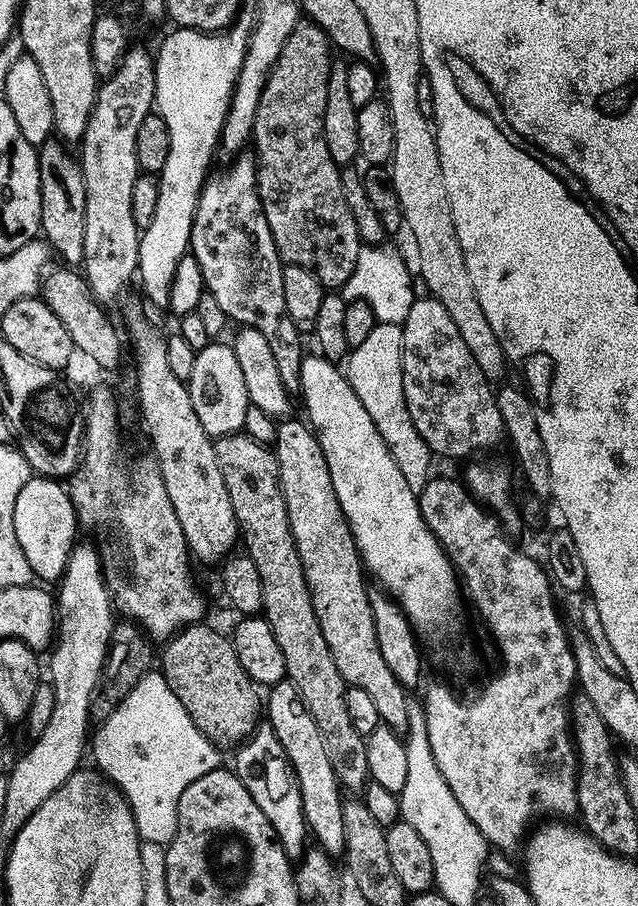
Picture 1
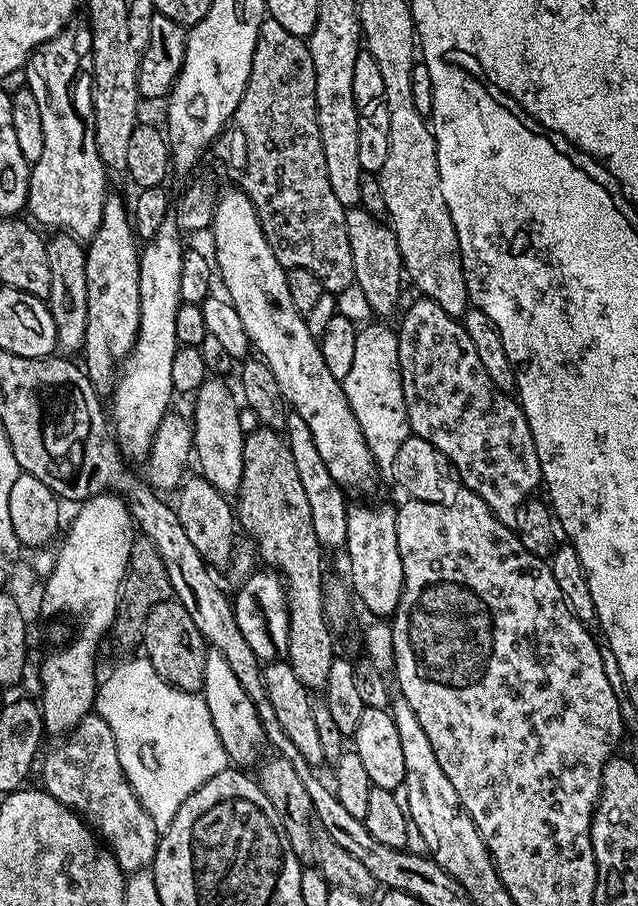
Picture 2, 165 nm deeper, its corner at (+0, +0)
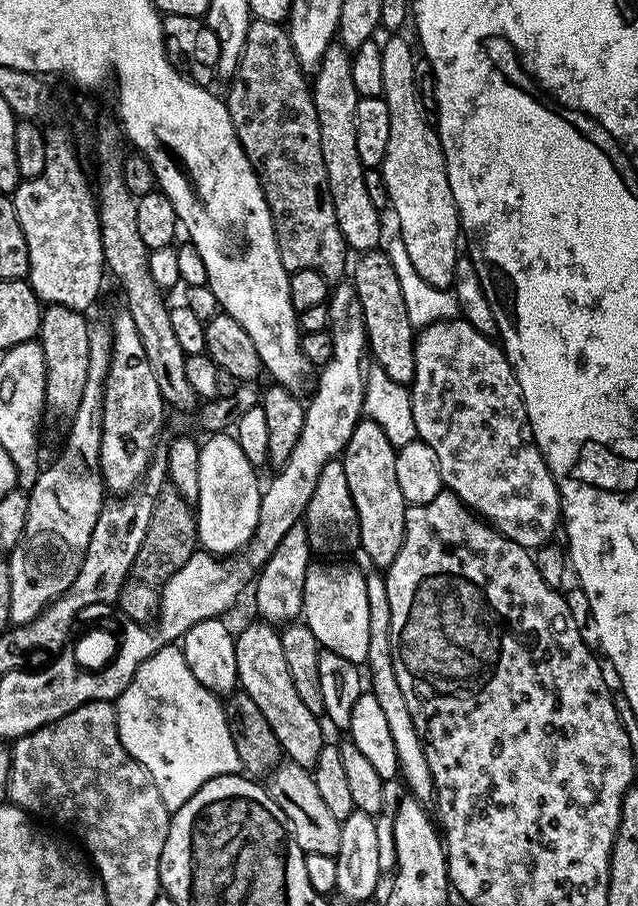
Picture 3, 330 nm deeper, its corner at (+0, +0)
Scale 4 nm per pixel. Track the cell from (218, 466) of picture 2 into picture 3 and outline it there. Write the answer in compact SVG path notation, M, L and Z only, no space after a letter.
M212 434L207 439L208 441L200 444L198 458L198 498L194 501L196 538L203 551L215 557L227 557L245 548L258 526L262 480L260 484L259 478L256 477L257 465L252 464L246 454L242 454L242 446L238 446L235 435Z

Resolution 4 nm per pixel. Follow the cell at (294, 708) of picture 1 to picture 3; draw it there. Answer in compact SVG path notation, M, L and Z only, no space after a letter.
M267 622L255 623L235 633L239 687L254 698L266 722L270 722L270 730L274 730L274 738L278 738L281 753L291 763L311 770L315 768L318 754L322 754L322 746L326 743L325 725L321 717L310 714L302 698L298 698L294 682L290 682L290 666L286 666L286 658L282 654L279 631Z

